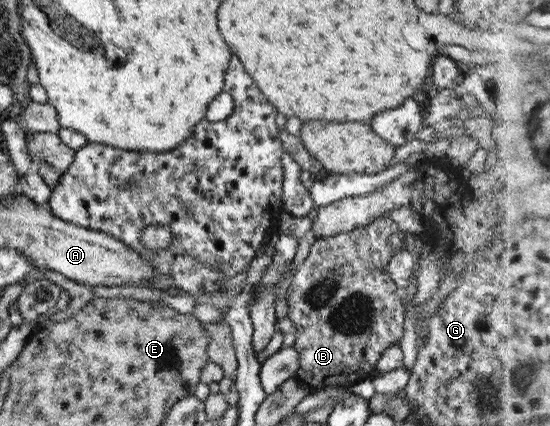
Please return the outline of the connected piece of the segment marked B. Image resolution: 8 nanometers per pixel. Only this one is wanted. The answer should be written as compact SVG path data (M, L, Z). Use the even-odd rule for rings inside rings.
M387 215L378 216L367 225L351 231L316 238L303 262L297 265L292 282L283 295L288 311L282 316L293 323L291 348L297 351L299 362L299 369L293 377L301 380L305 388L316 391L329 386L349 386L370 377L381 352L401 338L401 327L405 321L403 303L400 291L386 269L393 251L396 251L389 246L387 239L395 231L395 222Z

